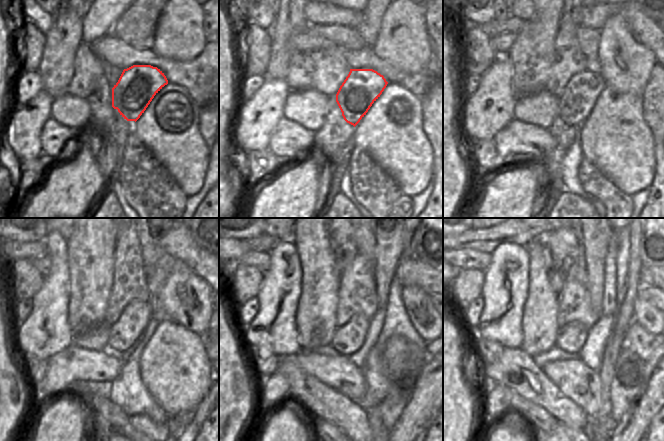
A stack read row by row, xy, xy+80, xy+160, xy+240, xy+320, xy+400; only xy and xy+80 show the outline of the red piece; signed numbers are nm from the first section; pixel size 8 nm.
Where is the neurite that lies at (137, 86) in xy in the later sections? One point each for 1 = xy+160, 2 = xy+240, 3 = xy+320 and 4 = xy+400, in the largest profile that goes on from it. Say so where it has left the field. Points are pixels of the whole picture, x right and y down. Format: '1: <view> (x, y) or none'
1: xy+160 (583, 89)
2: xy+240 (130, 326)
3: xy+320 (347, 339)
4: xy+400 (570, 338)

